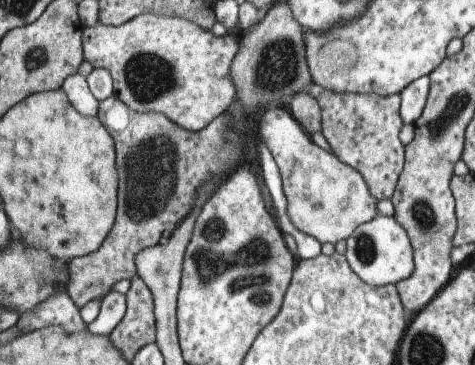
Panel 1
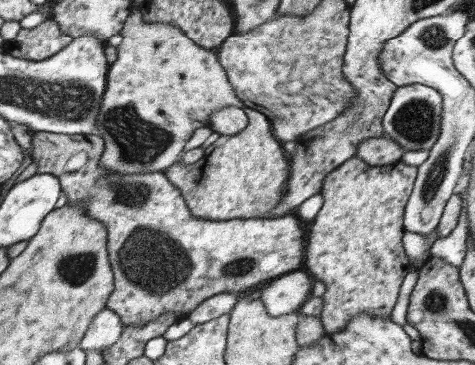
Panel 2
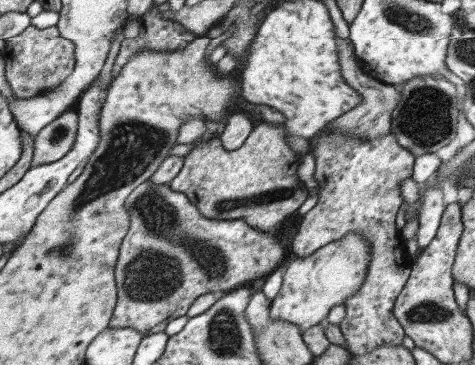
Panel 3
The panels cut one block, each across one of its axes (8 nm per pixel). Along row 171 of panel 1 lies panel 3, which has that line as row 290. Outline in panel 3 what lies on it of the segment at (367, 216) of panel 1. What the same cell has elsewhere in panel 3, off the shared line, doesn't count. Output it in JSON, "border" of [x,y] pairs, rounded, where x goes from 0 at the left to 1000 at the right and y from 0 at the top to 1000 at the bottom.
{"border":[[[731,641],[722,658],[672,679],[651,707],[613,707],[604,740],[592,756],[592,789],[571,822],[566,866],[592,882],[625,888],[634,910],[680,882],[701,838],[718,838],[731,816],[739,816],[739,805],[756,795],[756,784],[764,784],[764,762],[773,751],[777,723],[773,685],[777,668],[760,647]]]}

